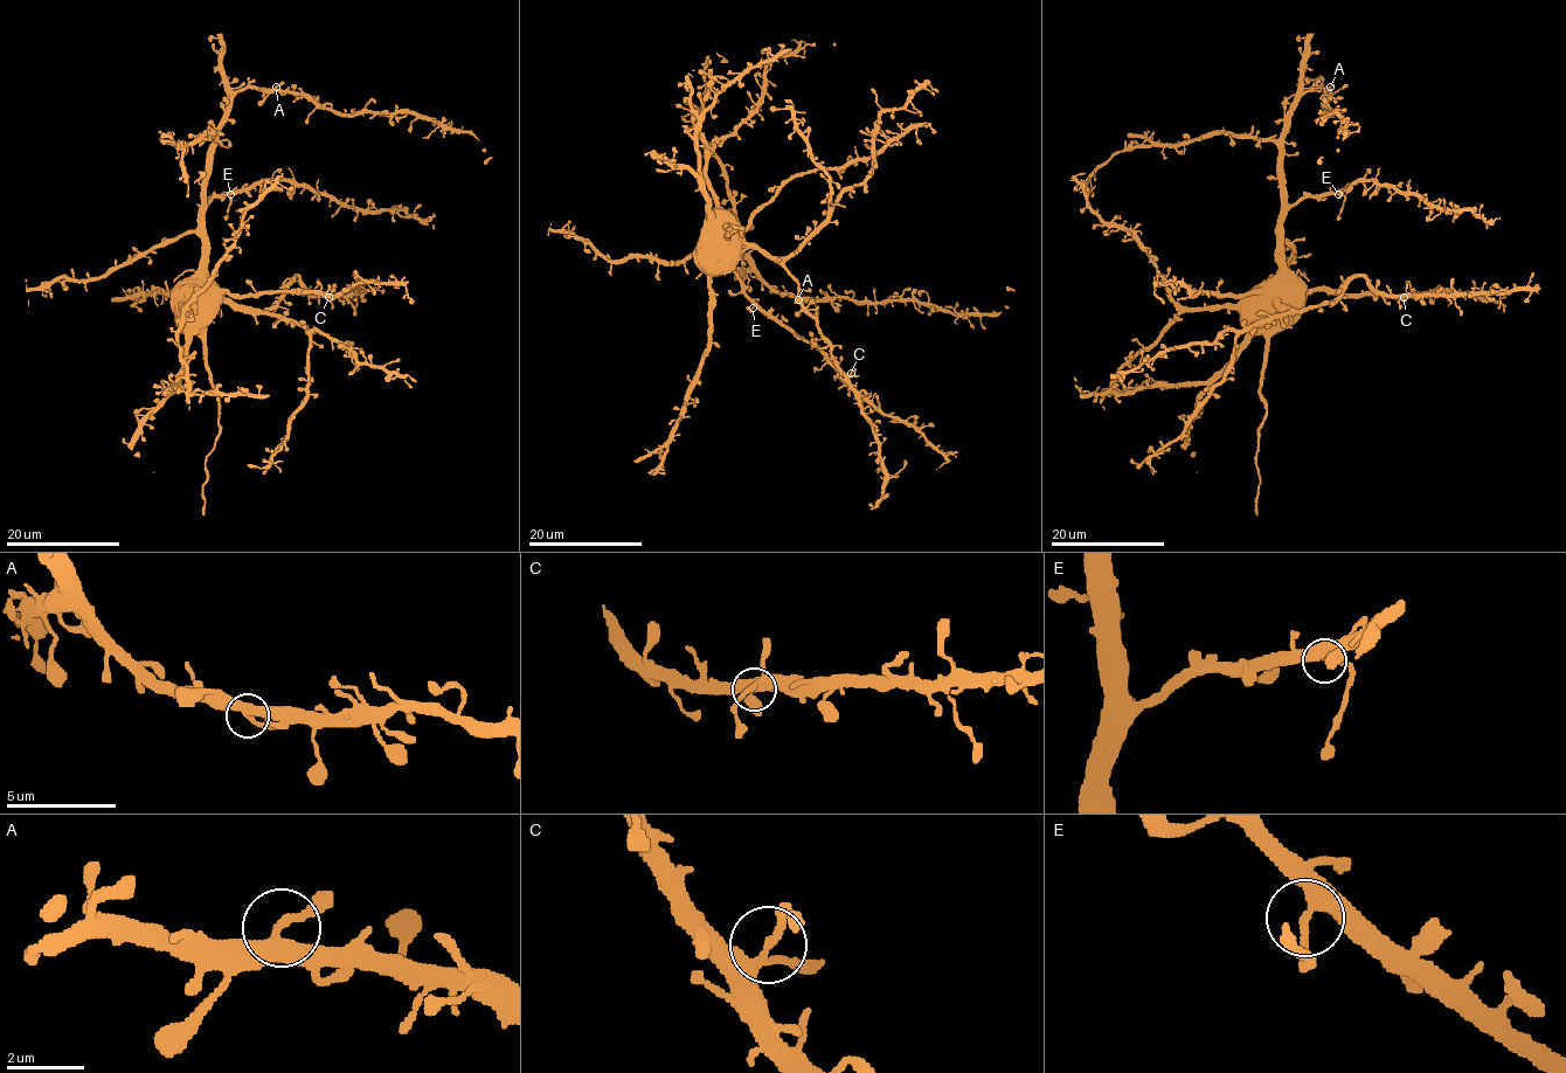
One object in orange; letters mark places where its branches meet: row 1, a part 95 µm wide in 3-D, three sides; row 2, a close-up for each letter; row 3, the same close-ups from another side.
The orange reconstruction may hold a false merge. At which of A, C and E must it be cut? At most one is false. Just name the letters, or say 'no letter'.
E

